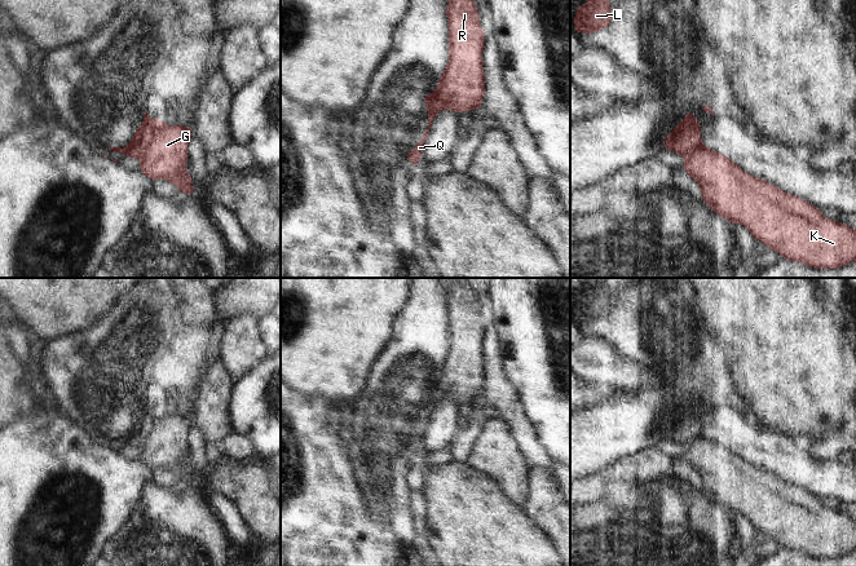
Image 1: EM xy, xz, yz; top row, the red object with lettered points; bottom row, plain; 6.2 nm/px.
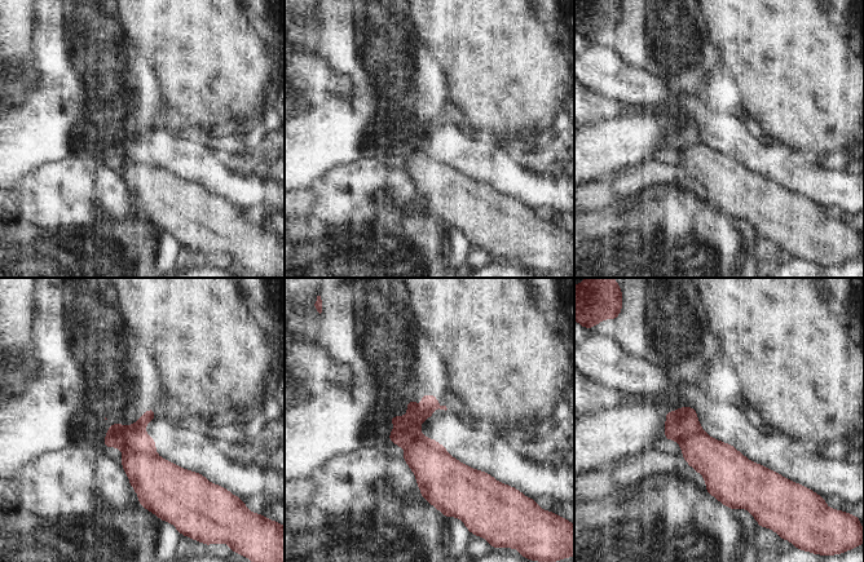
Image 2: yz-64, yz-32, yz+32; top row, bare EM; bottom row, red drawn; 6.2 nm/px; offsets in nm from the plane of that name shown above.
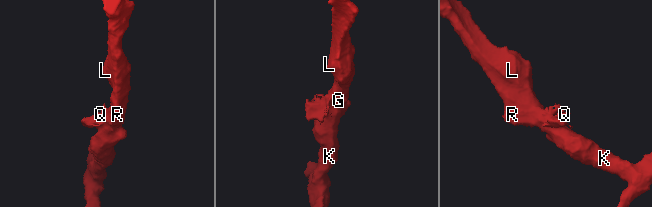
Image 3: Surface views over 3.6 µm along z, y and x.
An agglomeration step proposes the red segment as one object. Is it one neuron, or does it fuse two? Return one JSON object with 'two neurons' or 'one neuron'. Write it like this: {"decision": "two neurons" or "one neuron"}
{"decision": "two neurons"}

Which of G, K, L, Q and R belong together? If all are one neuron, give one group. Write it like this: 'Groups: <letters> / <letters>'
Groups: G K L R / Q.

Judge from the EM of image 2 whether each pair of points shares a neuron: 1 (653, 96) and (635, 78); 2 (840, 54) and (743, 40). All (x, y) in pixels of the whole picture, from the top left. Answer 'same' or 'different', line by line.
1: same
2: same

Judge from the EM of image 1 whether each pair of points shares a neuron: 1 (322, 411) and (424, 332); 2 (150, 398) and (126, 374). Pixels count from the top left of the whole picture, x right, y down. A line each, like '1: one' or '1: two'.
1: two
2: two

